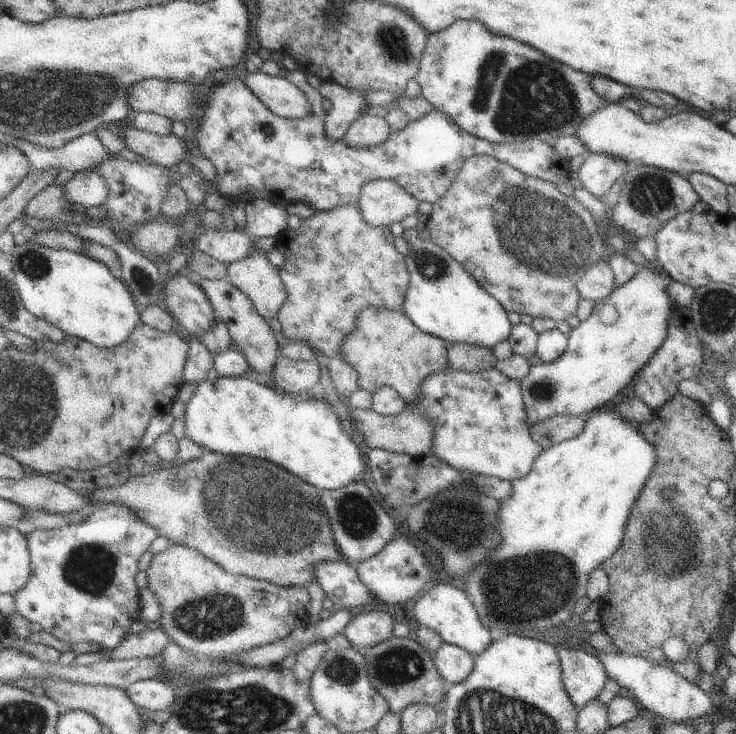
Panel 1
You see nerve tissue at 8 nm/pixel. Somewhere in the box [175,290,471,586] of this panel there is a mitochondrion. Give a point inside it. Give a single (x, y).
(252, 509)

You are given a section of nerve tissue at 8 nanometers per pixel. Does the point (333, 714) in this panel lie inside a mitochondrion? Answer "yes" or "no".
no

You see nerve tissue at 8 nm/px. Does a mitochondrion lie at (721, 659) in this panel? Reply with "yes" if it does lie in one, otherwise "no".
no

